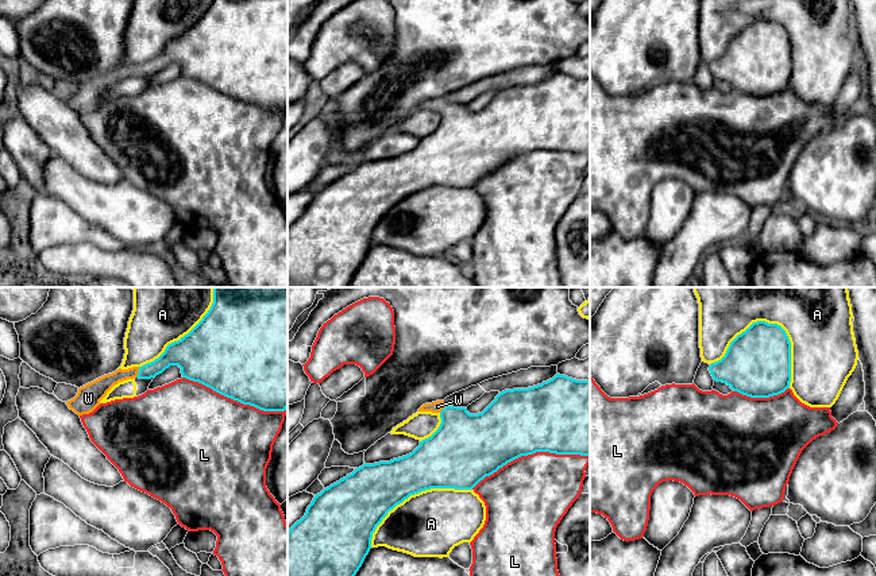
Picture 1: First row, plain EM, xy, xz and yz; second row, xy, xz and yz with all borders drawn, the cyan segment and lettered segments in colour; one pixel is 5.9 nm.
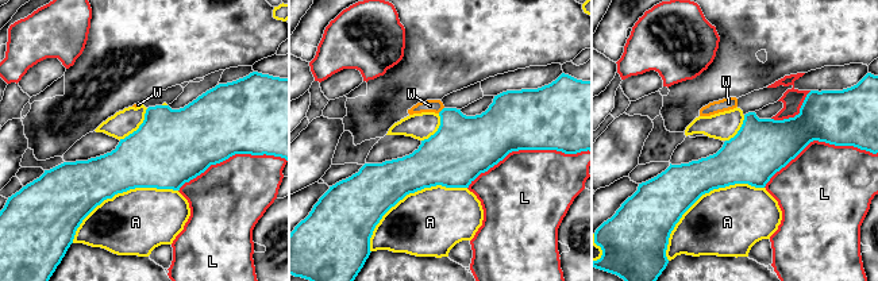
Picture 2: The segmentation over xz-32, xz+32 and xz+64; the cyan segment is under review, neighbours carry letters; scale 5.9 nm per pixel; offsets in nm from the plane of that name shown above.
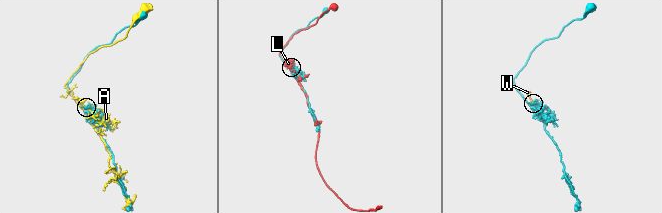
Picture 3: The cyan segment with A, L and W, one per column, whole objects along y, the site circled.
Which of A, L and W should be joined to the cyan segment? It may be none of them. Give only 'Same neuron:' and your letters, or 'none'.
Same neuron: W

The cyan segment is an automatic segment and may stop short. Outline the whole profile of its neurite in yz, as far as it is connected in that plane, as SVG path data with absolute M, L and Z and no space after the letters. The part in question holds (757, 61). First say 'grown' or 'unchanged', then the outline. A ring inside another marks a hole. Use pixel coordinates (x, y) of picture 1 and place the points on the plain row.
unchanged; M753 20L729 43L725 54L711 61L714 78L750 96L769 96L790 86L791 40L777 22Z

